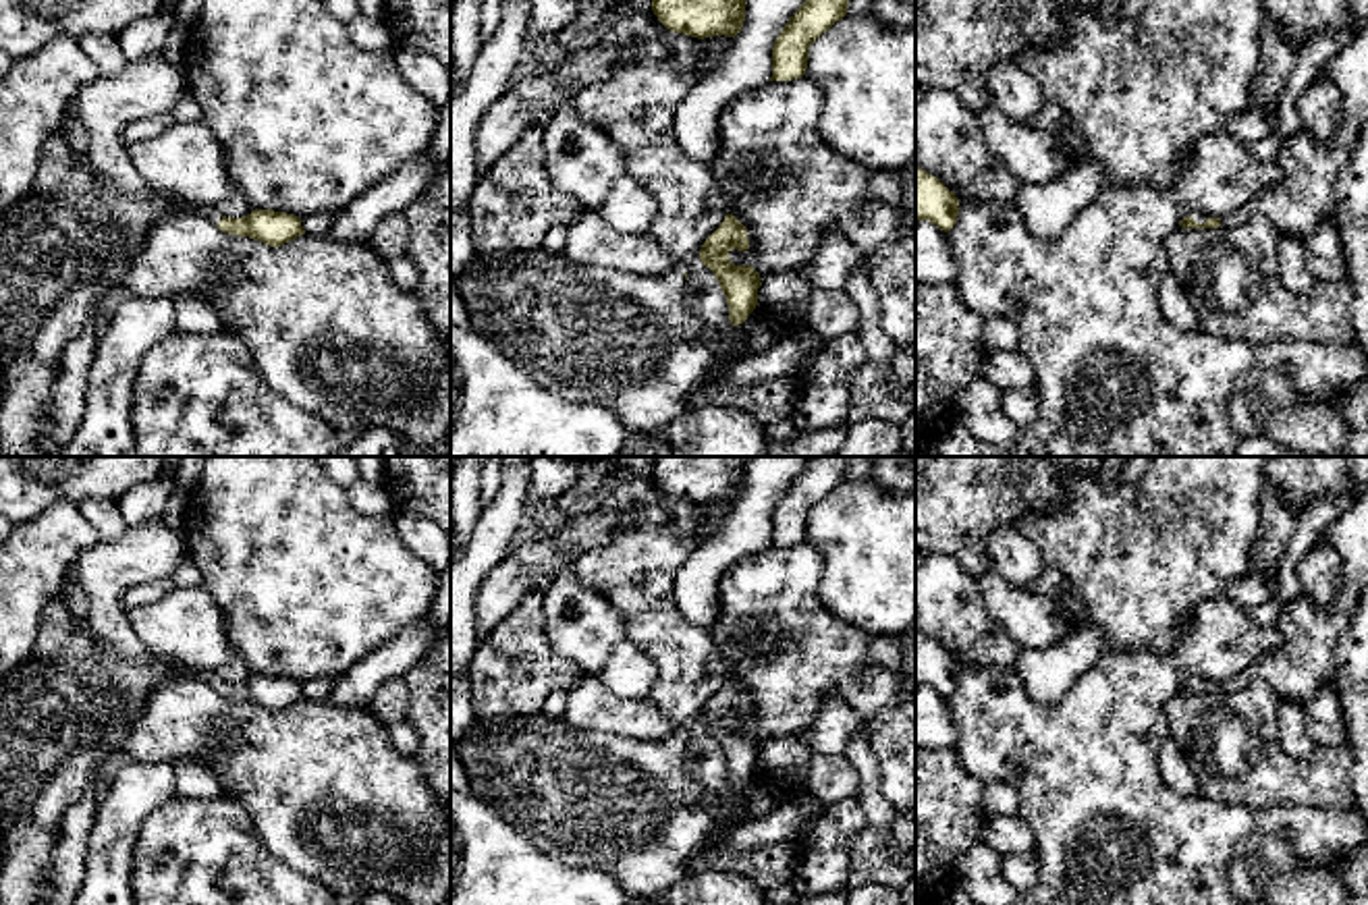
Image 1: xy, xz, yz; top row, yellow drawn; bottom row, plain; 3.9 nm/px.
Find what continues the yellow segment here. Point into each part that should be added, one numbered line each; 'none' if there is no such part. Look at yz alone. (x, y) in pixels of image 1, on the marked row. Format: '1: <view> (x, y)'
1: yz (1306, 196)

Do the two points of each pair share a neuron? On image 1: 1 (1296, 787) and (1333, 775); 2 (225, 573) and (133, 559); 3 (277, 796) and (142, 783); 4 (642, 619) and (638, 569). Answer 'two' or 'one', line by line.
1: one
2: two
3: two
4: one

